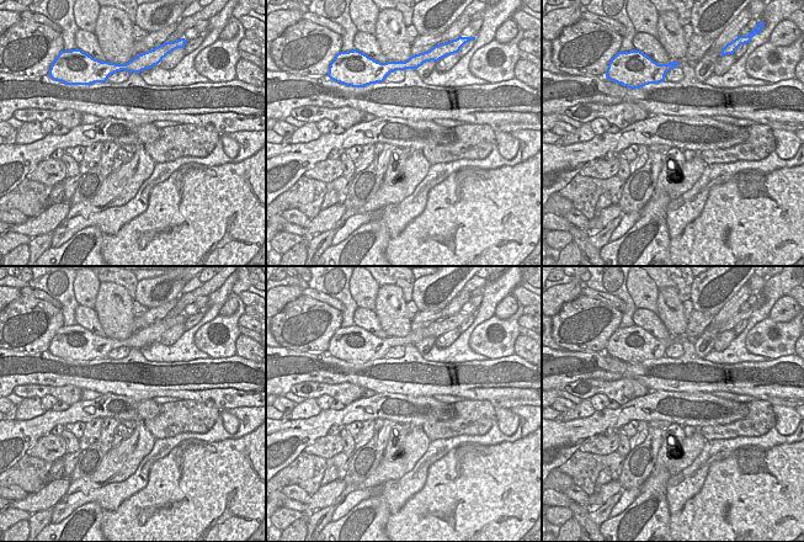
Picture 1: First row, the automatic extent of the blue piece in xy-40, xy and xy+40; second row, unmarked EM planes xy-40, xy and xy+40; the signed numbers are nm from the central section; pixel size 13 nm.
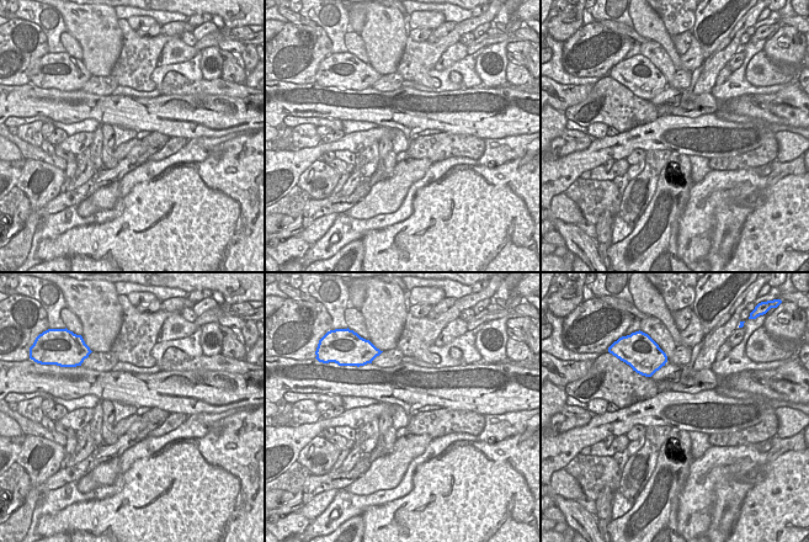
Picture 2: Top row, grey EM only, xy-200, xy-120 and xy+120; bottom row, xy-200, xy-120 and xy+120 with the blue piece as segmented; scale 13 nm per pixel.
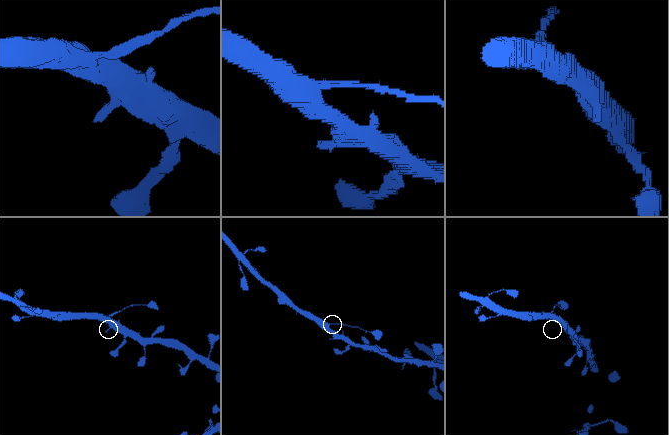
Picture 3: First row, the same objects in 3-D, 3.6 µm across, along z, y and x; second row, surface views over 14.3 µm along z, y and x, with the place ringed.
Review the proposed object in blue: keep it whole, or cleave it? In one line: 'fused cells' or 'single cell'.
single cell

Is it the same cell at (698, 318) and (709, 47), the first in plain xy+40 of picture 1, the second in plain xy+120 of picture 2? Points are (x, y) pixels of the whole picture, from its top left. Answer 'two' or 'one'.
two

